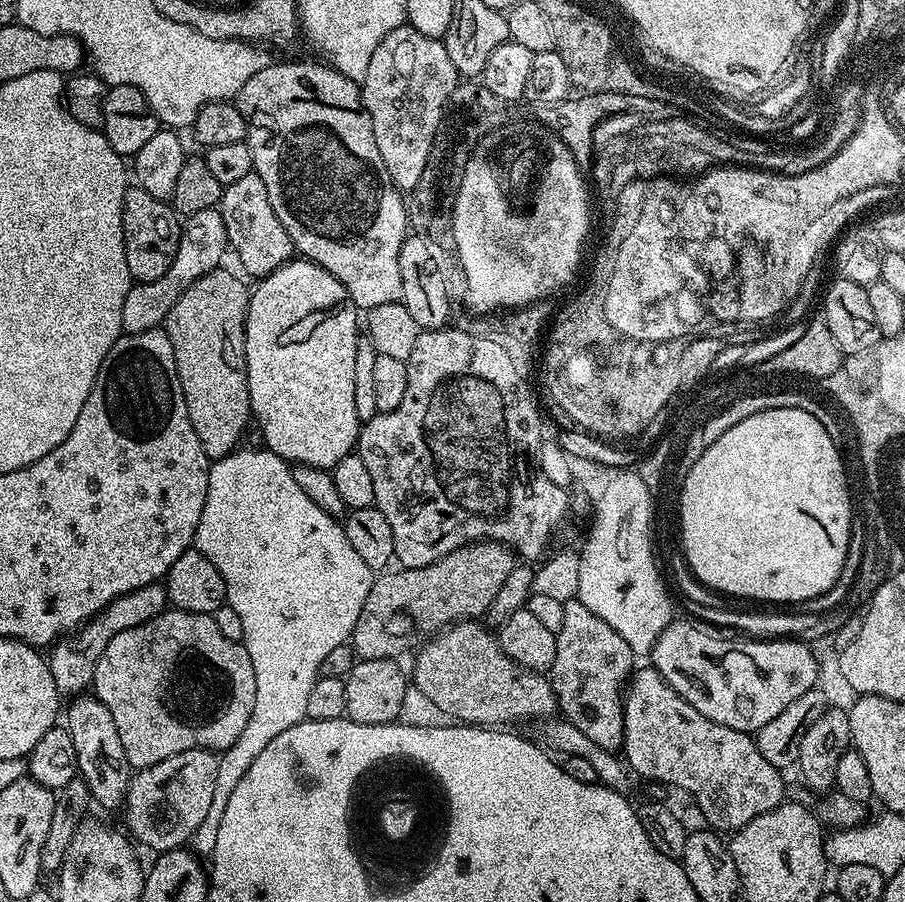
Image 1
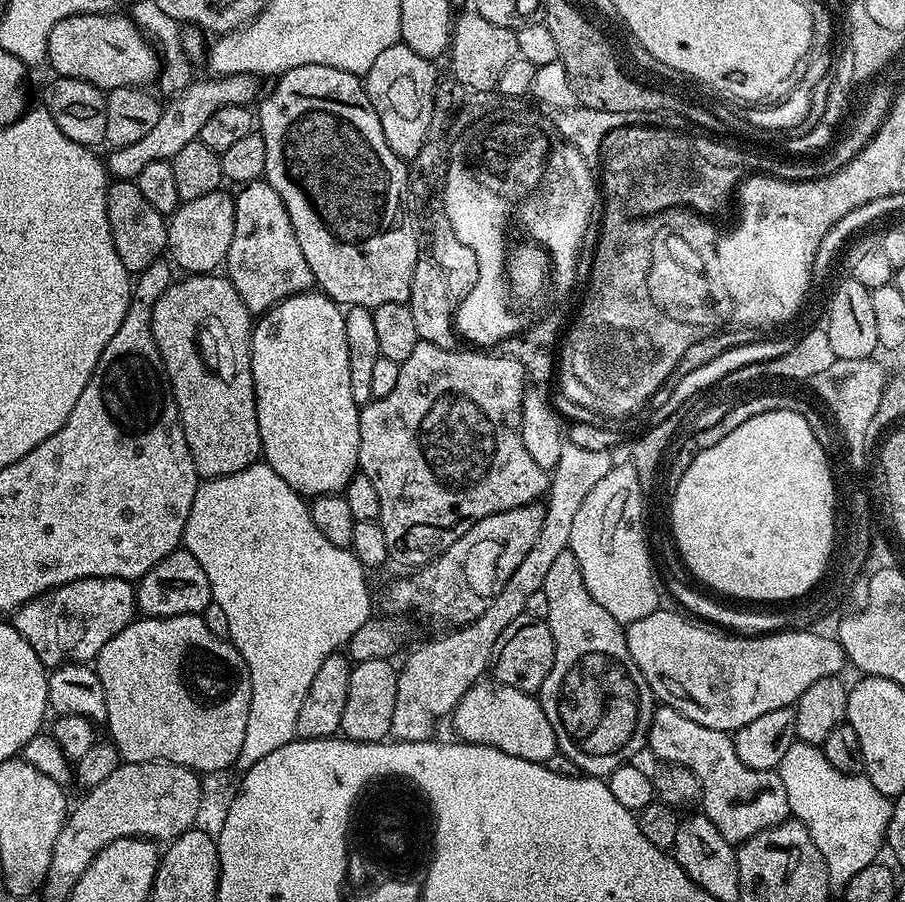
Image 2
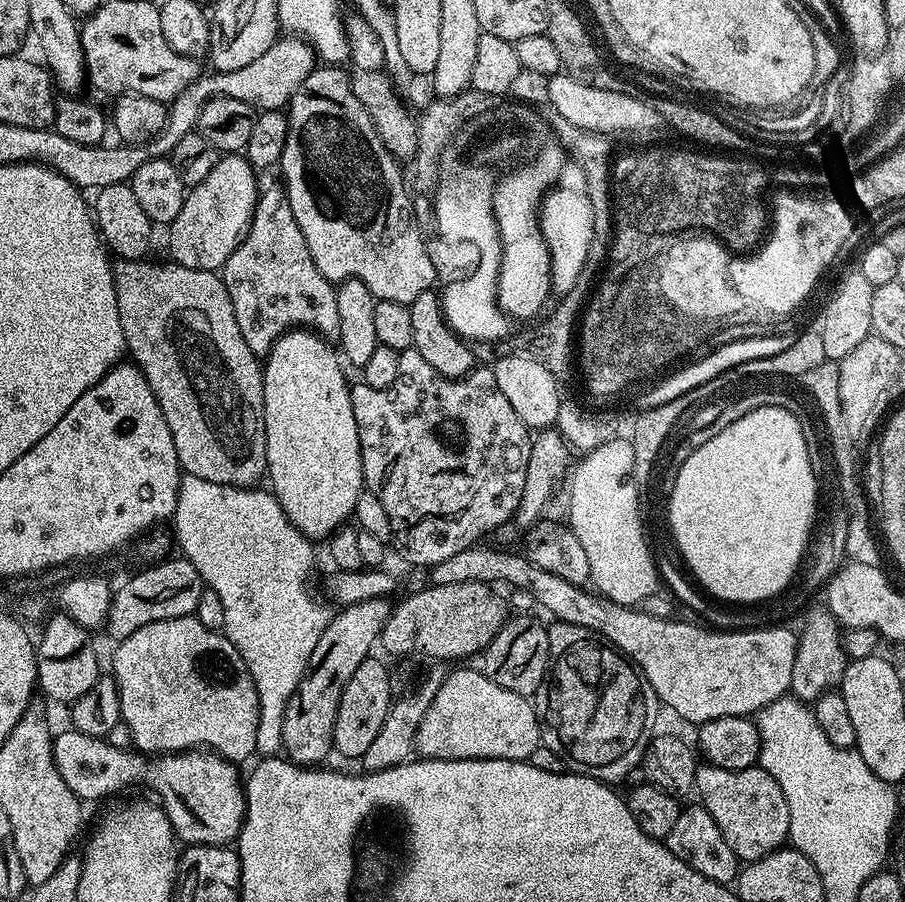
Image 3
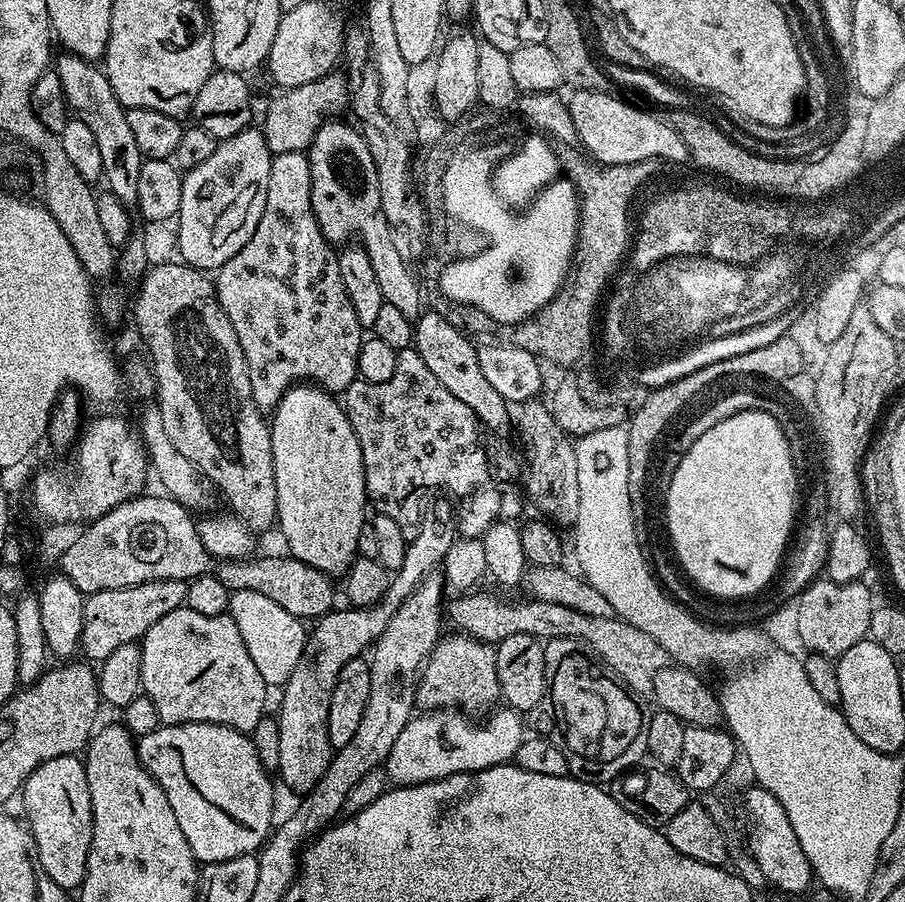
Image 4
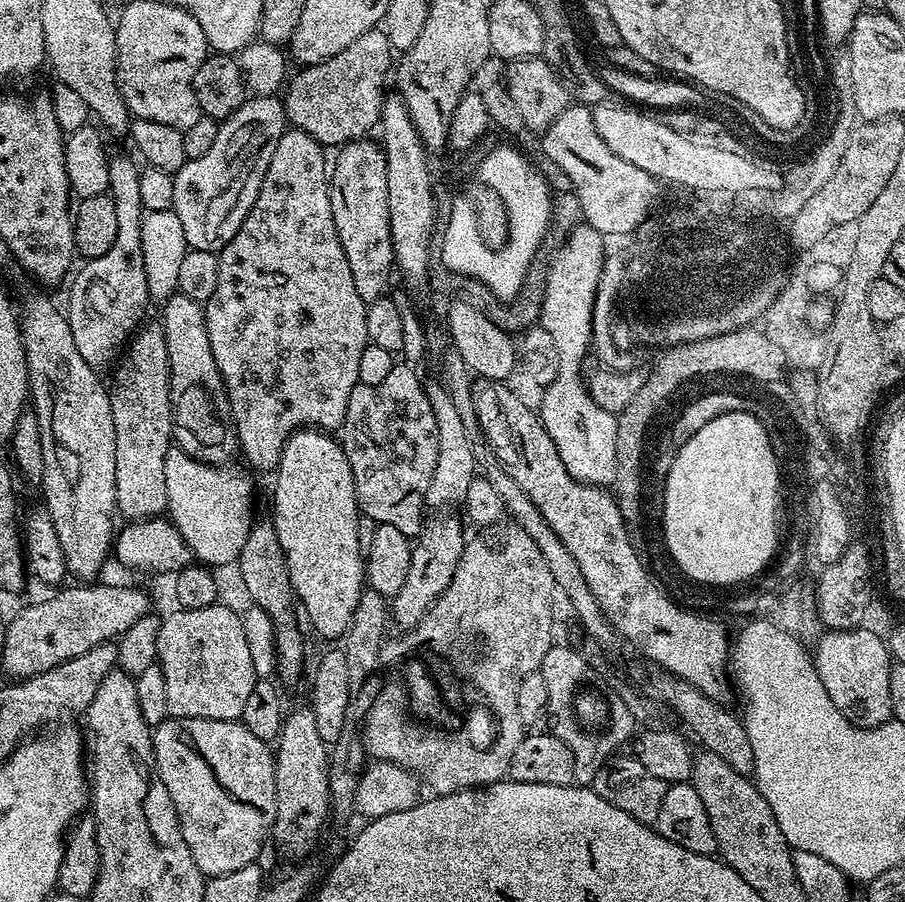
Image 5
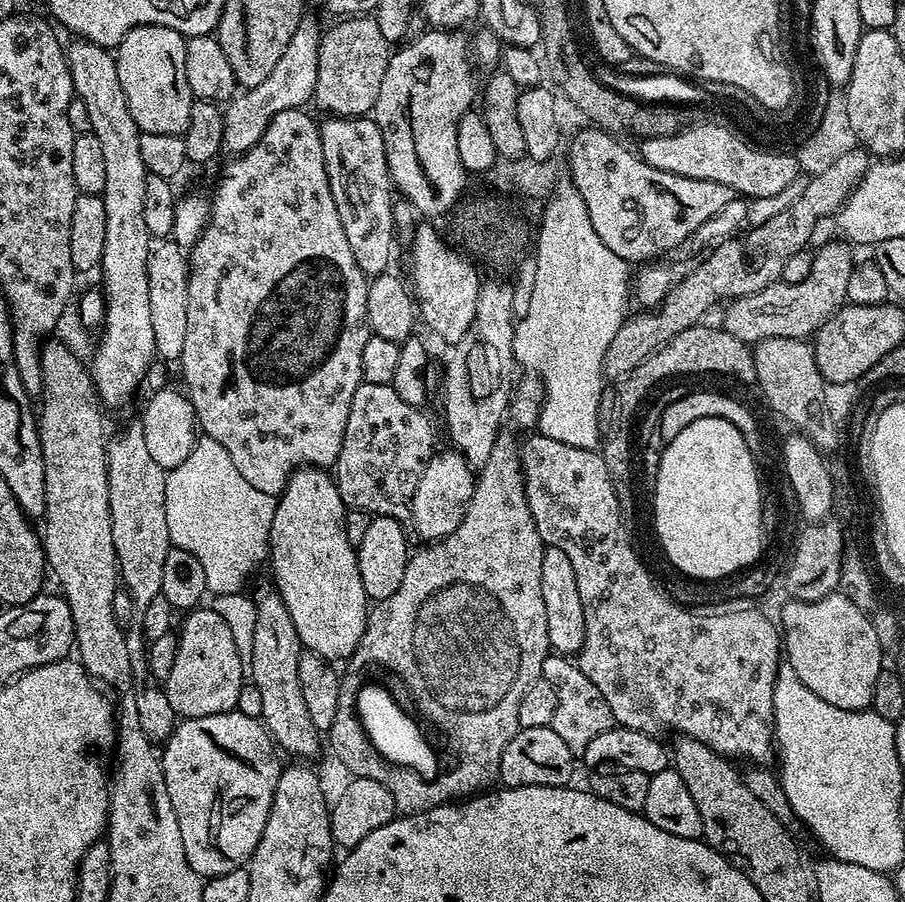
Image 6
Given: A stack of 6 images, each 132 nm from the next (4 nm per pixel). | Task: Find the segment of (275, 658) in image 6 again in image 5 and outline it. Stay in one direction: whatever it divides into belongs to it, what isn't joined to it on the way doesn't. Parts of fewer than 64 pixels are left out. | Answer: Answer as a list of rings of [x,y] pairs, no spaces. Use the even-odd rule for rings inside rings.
[[[257,519],[253,523],[247,537],[246,544],[242,547],[238,559],[240,566],[240,580],[244,583],[244,588],[248,591],[248,596],[252,599],[251,603],[255,607],[262,609],[269,618],[272,619],[274,626],[274,646],[276,647],[276,670],[275,675],[281,676],[284,680],[296,680],[304,672],[304,636],[300,633],[300,628],[296,625],[296,616],[292,613],[294,608],[294,593],[290,582],[290,570],[286,566],[286,554],[282,554],[282,542],[278,542],[278,534],[274,530],[271,519]]]

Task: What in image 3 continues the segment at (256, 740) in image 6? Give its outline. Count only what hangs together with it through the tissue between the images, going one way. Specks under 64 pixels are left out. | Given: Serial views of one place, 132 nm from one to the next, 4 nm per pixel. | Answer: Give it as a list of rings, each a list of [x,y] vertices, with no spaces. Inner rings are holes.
[[[67,730],[55,737],[52,742],[54,762],[62,780],[70,790],[74,790],[81,802],[100,800],[103,796],[112,796],[131,784],[145,784],[153,788],[160,797],[159,803],[170,818],[172,829],[185,845],[194,844],[223,844],[231,845],[240,834],[240,827],[244,824],[244,784],[242,776],[236,773],[237,765],[230,760],[223,760],[215,752],[207,750],[189,750],[187,752],[170,752],[167,754],[145,755],[139,750],[115,748],[108,744],[107,739],[90,734],[82,734],[75,730]]]

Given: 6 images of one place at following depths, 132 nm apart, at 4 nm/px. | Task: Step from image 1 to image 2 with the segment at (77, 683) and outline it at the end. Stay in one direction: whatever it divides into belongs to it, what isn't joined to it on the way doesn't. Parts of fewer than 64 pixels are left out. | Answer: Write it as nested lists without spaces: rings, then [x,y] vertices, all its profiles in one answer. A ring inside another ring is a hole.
[[[113,576],[82,578],[51,588],[11,613],[10,623],[30,642],[34,654],[51,670],[63,664],[88,664],[126,626],[137,619],[136,590],[131,580]]]

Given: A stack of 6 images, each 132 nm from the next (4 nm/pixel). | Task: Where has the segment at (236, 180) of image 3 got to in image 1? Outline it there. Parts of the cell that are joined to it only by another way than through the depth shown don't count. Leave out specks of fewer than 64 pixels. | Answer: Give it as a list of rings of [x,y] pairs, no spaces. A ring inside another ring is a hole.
[[[198,210],[198,214],[187,217],[180,229],[178,254],[174,262],[170,262],[170,270],[166,270],[166,274],[154,282],[133,283],[132,289],[126,294],[126,302],[122,302],[124,332],[145,332],[161,327],[167,321],[174,302],[178,302],[178,298],[182,298],[182,294],[186,294],[186,290],[198,282],[198,278],[217,271],[221,267],[220,259],[224,251],[227,253],[229,248],[226,222],[222,222],[219,210]]]

